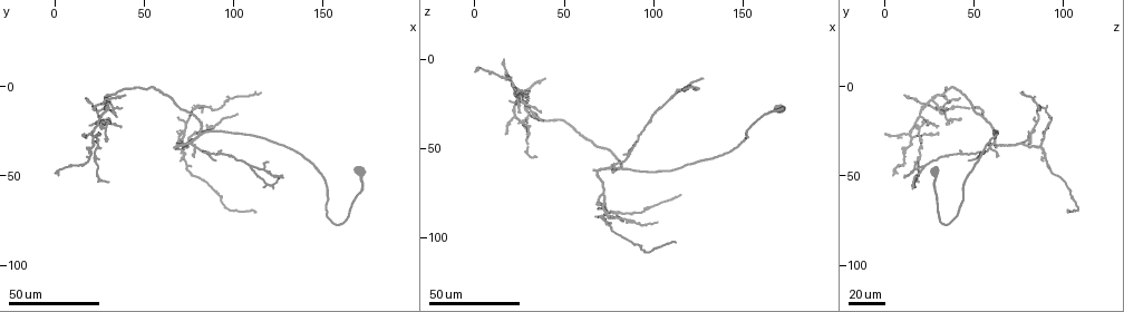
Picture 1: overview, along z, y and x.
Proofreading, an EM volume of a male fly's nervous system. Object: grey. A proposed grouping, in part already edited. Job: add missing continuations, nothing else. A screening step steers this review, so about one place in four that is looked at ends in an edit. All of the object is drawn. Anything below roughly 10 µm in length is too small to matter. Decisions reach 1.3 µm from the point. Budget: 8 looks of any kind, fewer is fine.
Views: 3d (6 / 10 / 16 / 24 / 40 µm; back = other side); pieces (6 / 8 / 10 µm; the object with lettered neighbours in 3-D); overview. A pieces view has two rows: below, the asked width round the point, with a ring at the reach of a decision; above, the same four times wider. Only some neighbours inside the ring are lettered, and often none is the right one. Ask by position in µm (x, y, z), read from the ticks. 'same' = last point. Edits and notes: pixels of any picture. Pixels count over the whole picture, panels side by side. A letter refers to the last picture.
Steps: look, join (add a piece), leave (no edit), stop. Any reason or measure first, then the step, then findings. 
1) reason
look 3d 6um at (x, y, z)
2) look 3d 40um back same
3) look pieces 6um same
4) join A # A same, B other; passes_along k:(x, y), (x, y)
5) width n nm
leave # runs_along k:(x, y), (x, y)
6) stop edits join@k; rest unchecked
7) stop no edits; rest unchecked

branch stops here
look 3d 40um at (16, 7, 41)

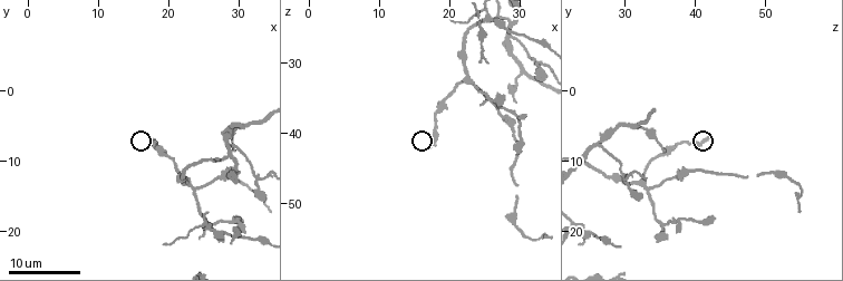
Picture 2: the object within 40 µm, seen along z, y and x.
see the neighbours
look pieces 10um at (17.5, 6.5, 42.0)

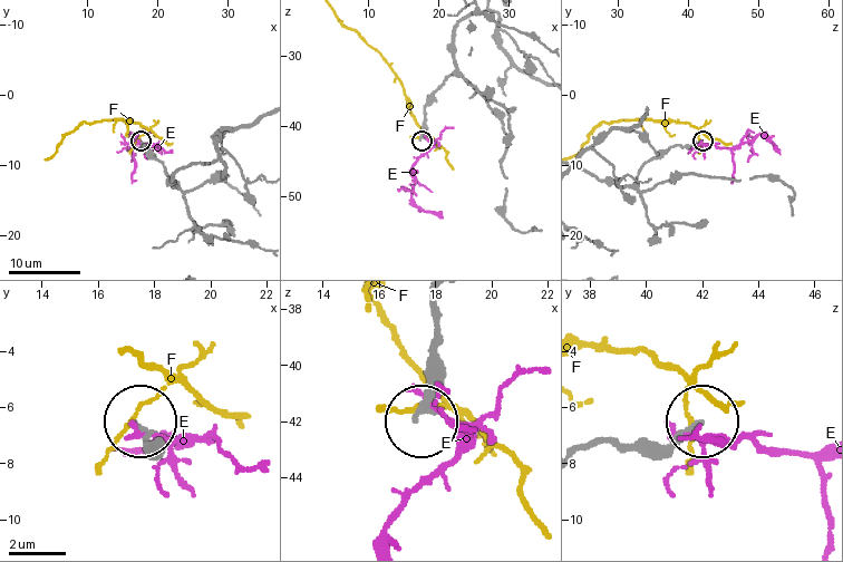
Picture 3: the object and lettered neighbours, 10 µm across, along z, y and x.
width 210 nm
leave # E other, F other; runs_along 3:(433, 302), (433, 388), (418, 422); no lettered piece goes on from it

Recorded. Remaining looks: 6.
thin end
look 3d 40um at (70, 24, 85)

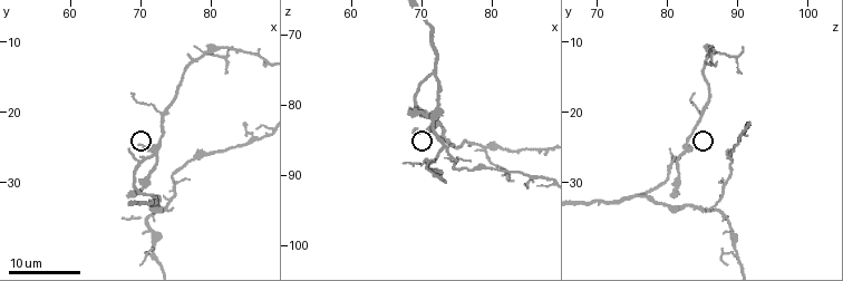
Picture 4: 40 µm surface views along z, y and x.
look pieces 10um at (70.0, 24.5, 84.0)

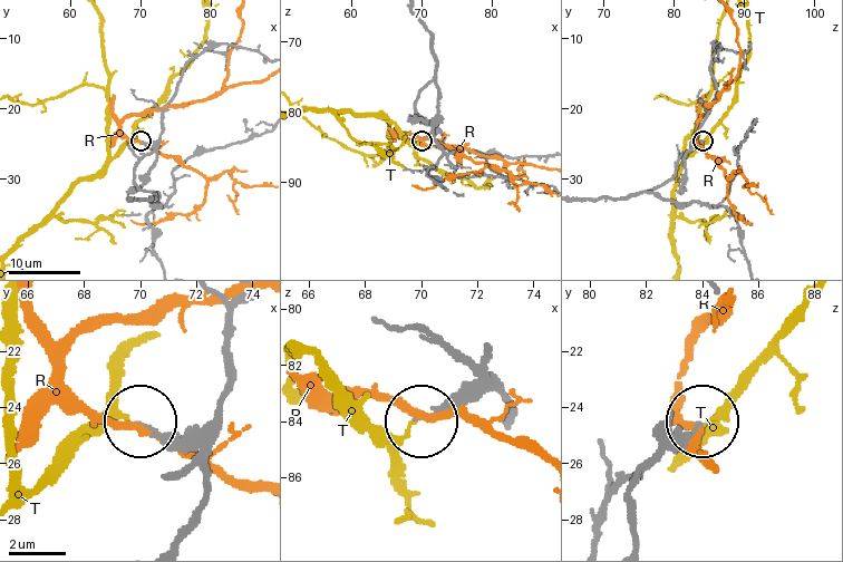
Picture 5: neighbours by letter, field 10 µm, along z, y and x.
leave # R other, T other; runs_along 5:(613, 199), (665, 183), (676, 162), (703, 141); none of them fits

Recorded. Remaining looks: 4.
branch stops here
look 3d 24um at (68, 33, 63)

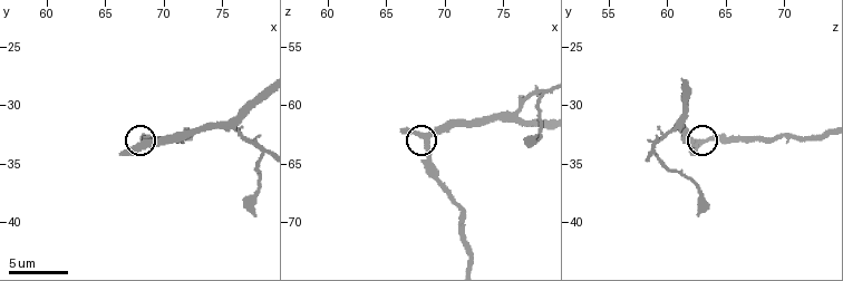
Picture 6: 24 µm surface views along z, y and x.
what lies round it
look pieces 10um at (66.4, 34.0, 62.2)

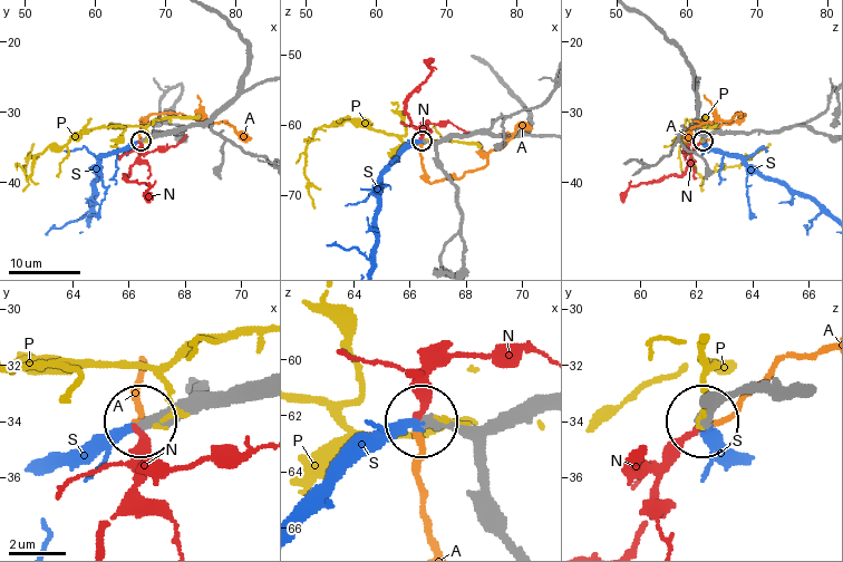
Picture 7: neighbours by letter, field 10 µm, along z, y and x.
join S # A other, N other, P other, S same; it goes on there

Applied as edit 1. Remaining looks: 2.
stop edits join@7; rest unchecked

